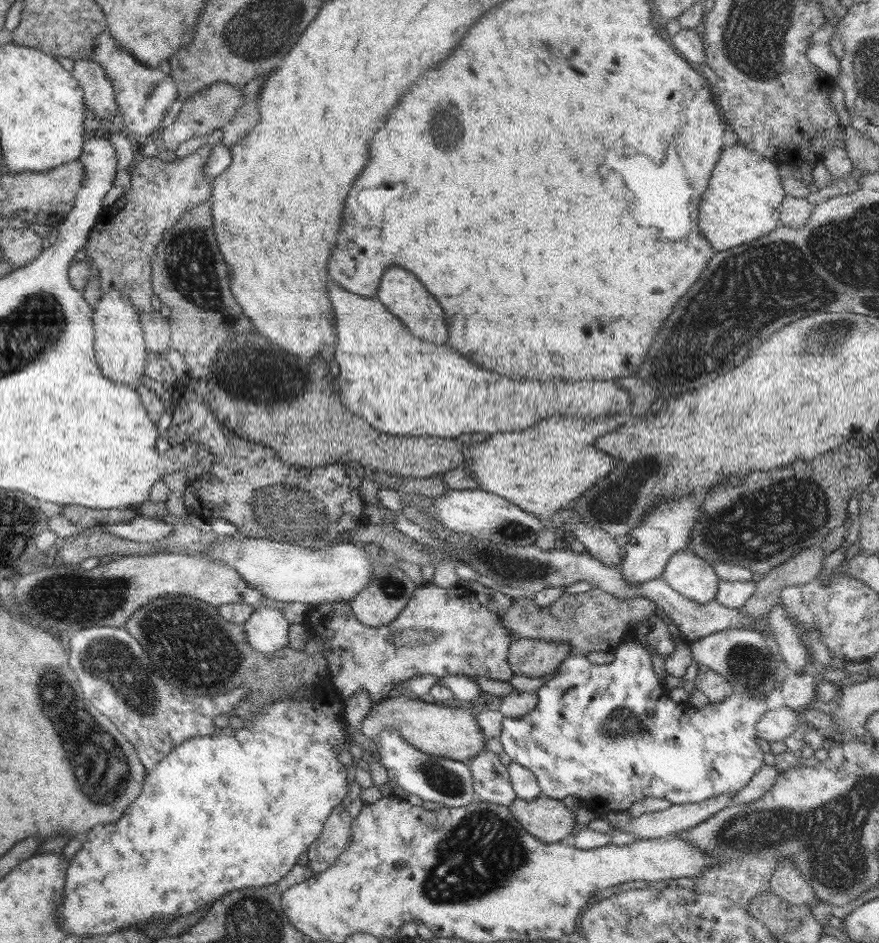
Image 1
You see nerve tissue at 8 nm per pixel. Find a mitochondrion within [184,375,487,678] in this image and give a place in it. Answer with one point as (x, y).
(288, 502)

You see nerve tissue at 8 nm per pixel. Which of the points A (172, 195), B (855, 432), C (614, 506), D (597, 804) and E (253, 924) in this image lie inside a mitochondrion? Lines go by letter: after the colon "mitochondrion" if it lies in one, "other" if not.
A: other
B: other
C: mitochondrion
D: other
E: mitochondrion

